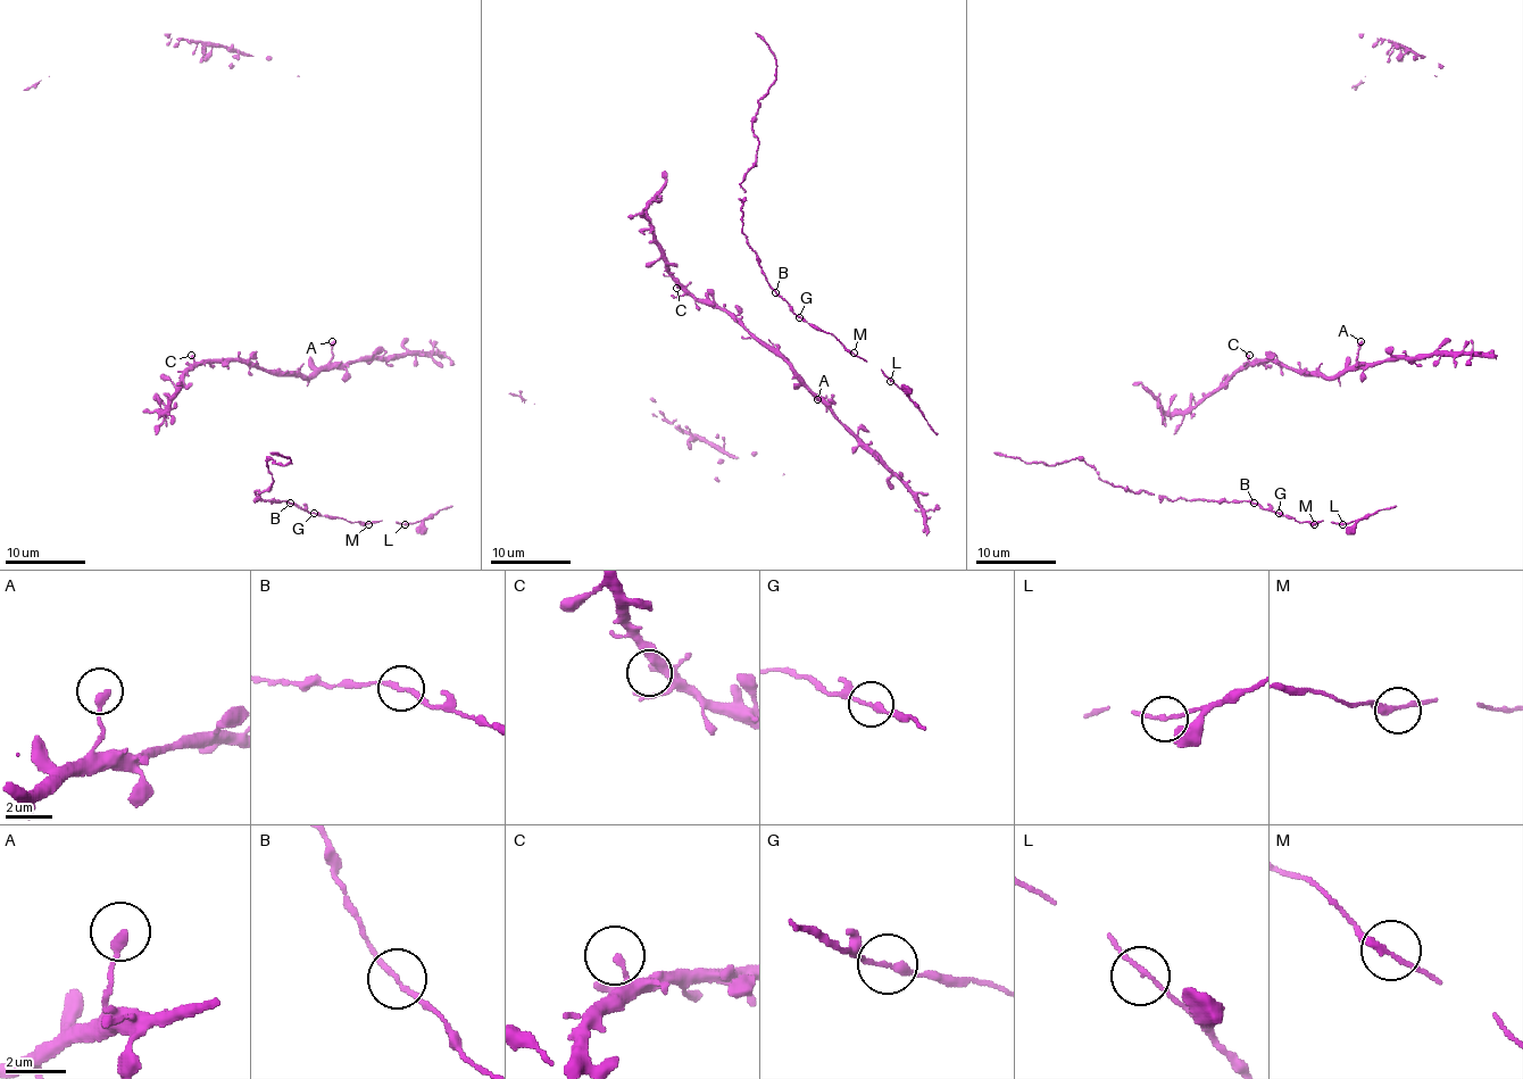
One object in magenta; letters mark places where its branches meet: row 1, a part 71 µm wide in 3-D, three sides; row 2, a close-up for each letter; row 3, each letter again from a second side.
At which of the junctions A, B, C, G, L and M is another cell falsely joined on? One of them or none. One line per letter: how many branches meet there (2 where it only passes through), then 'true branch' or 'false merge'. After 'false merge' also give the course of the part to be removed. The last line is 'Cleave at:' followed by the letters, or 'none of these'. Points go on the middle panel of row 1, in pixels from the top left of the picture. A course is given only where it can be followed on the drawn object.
A: 1 | true branch
B: 2 | true branch
C: 1 | true branch
G: 2 | true branch
L: 2 | true branch
M: 2 | true branch
Cleave at: none of these

